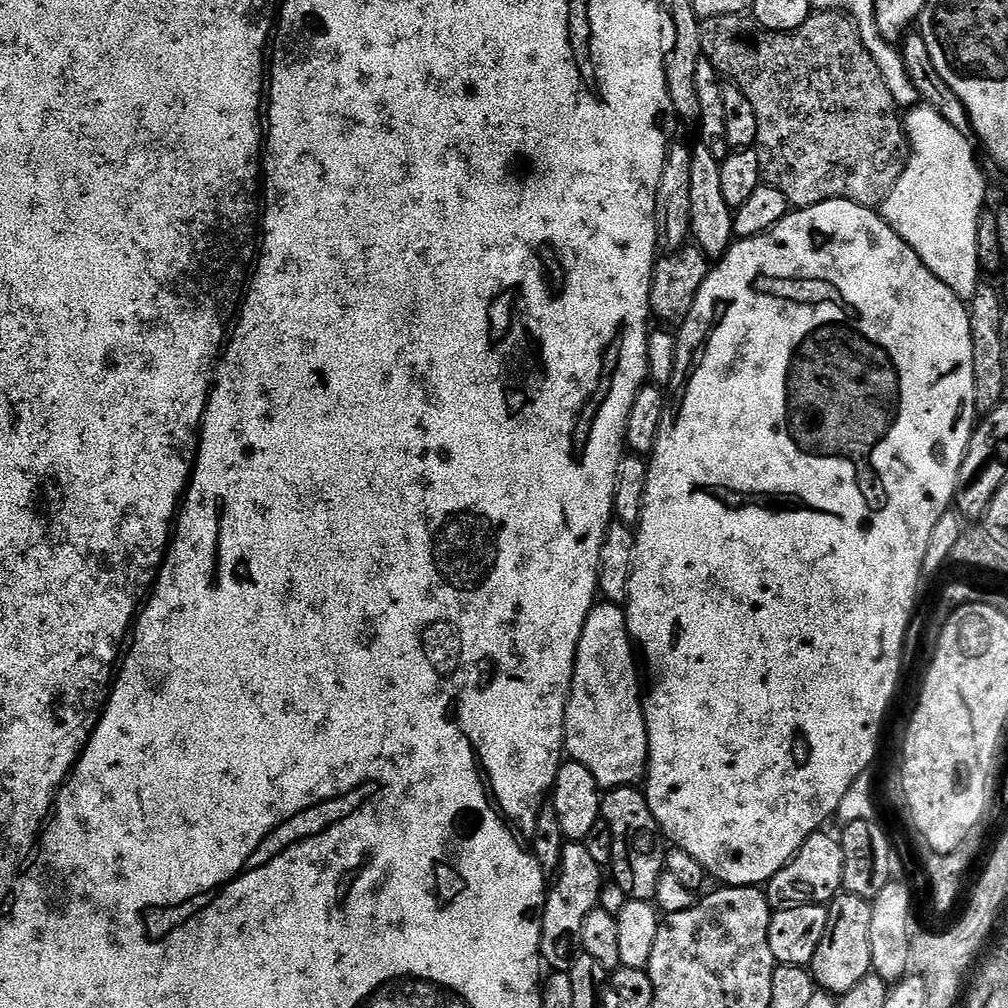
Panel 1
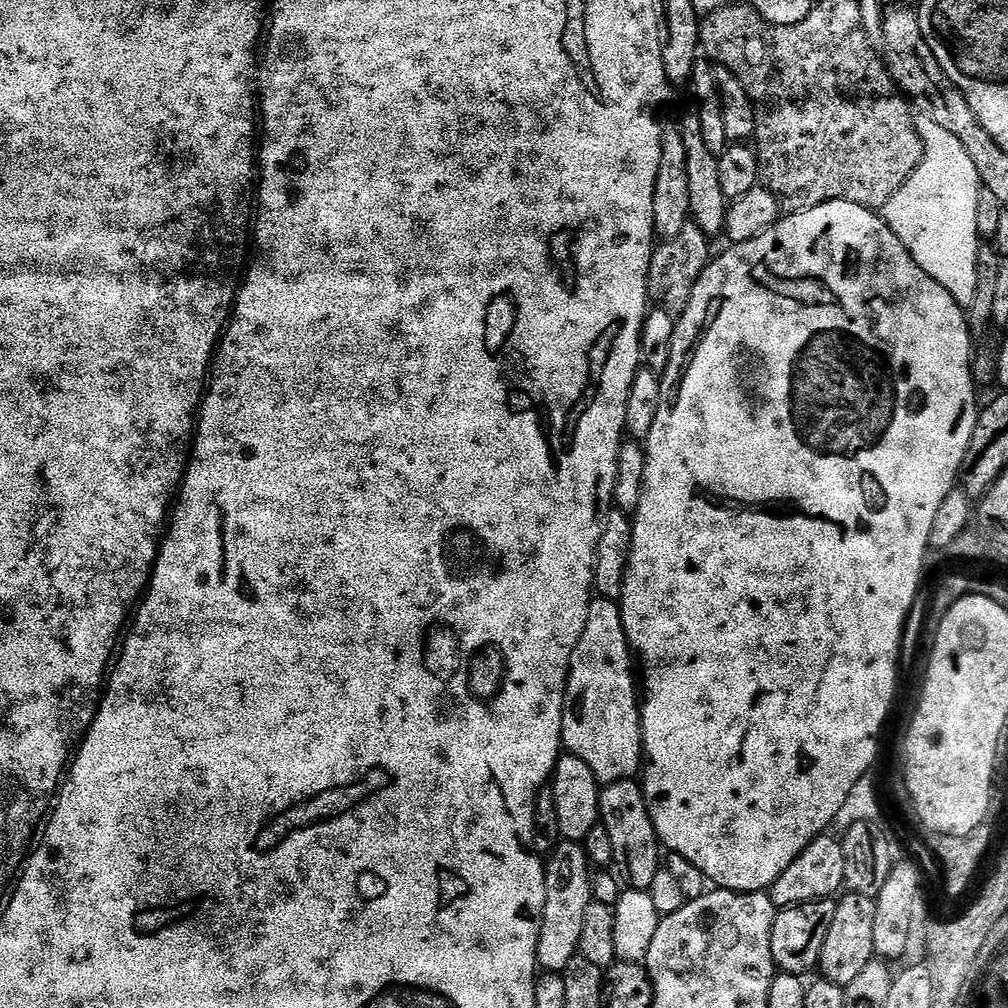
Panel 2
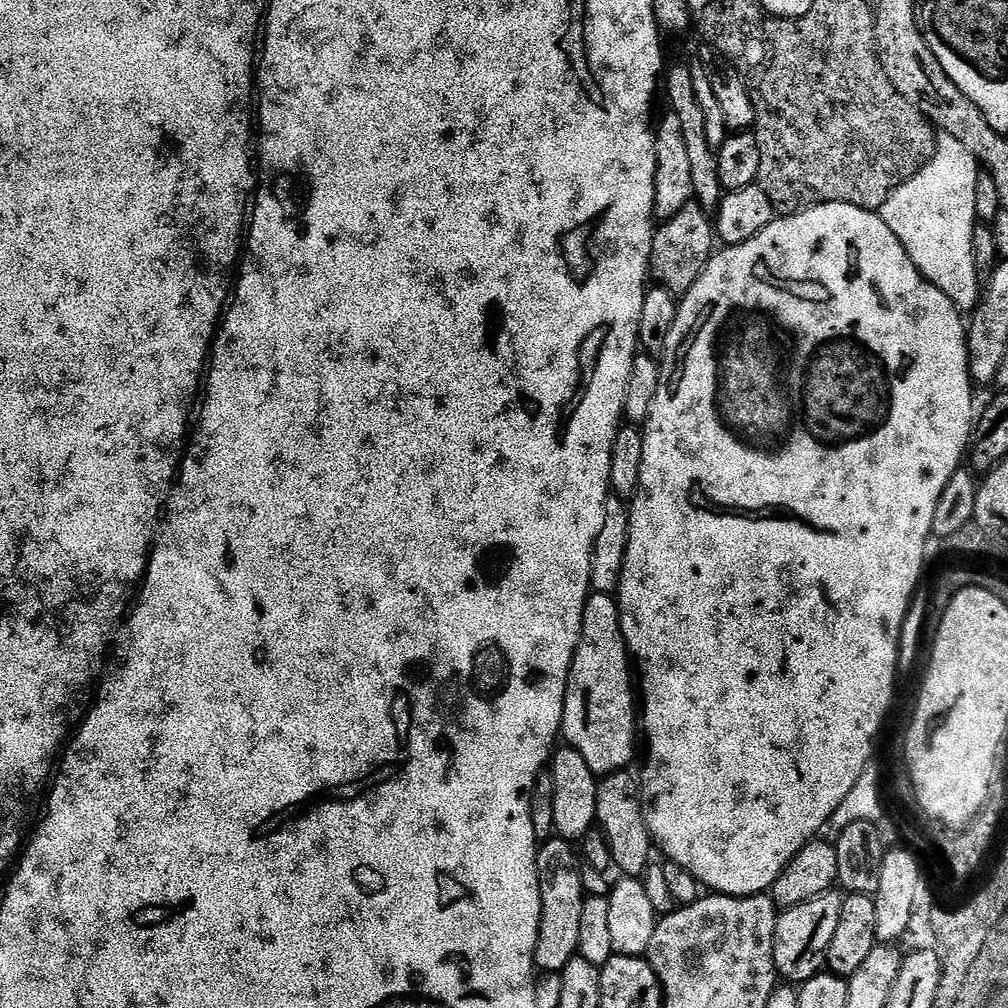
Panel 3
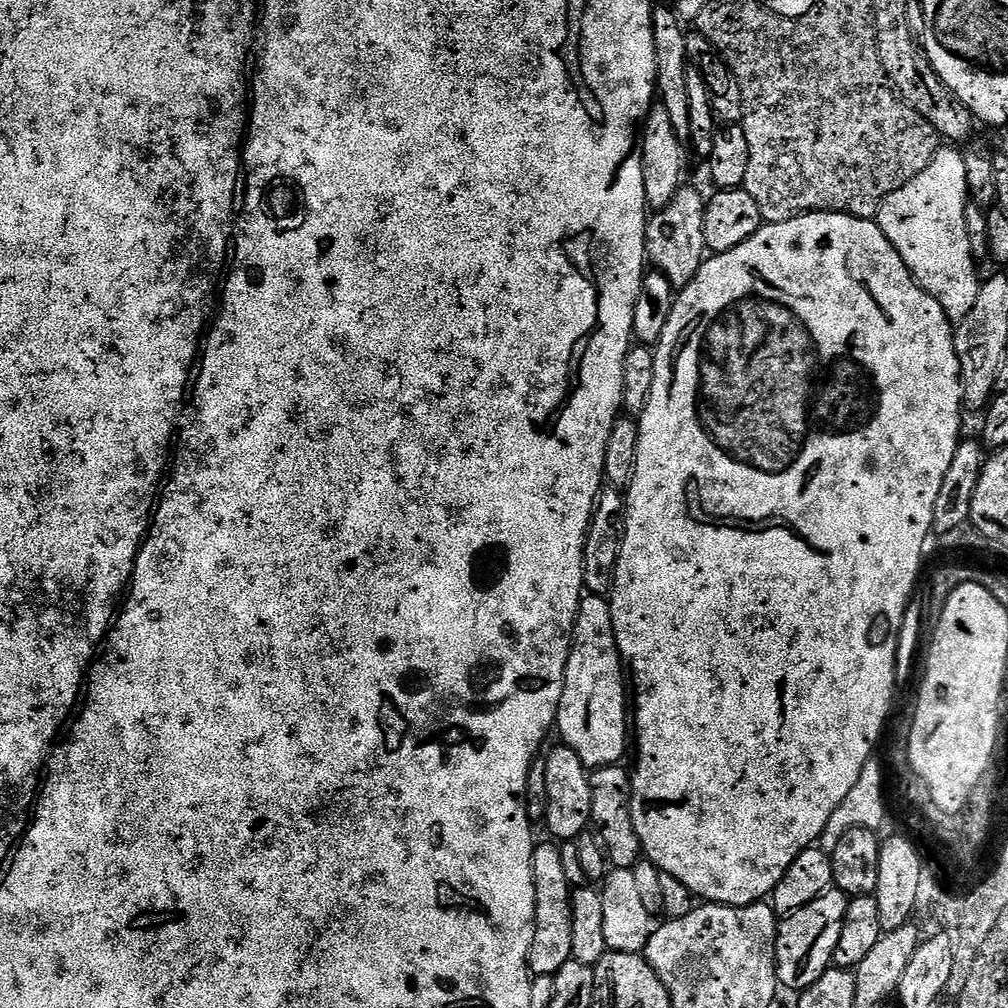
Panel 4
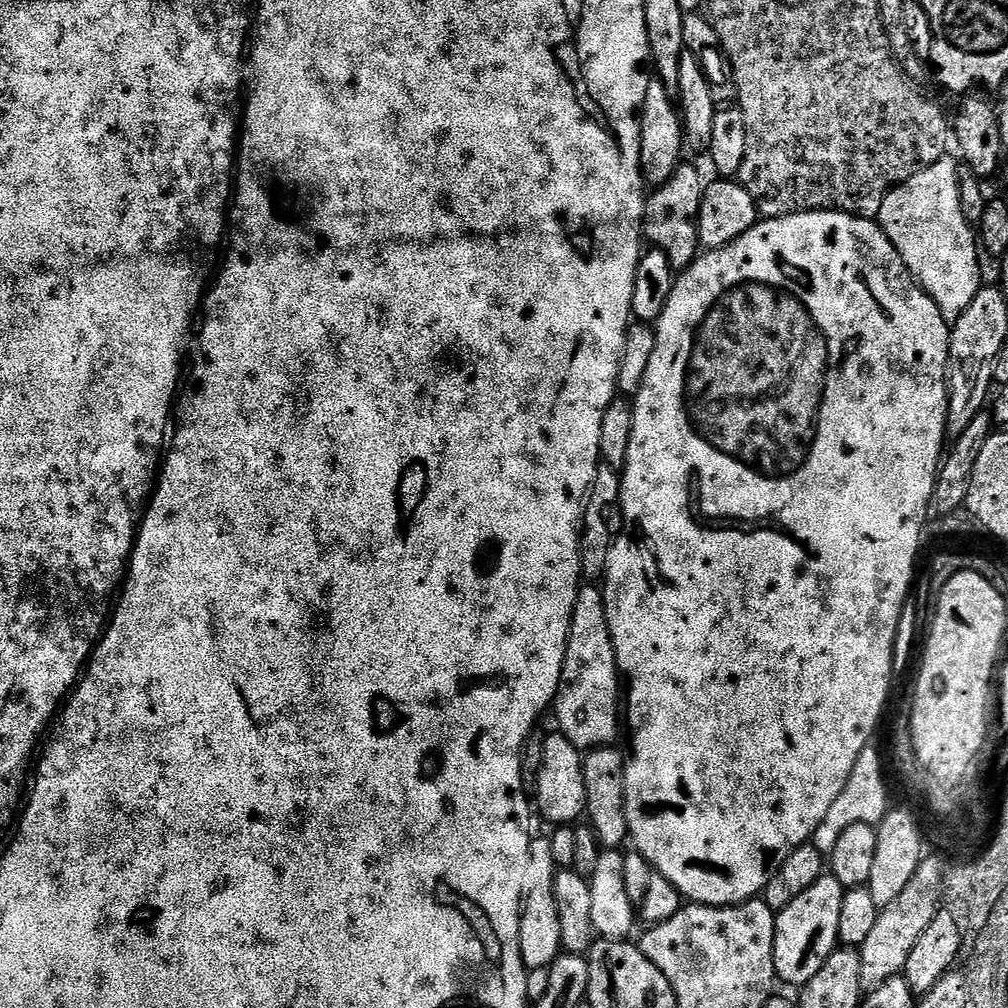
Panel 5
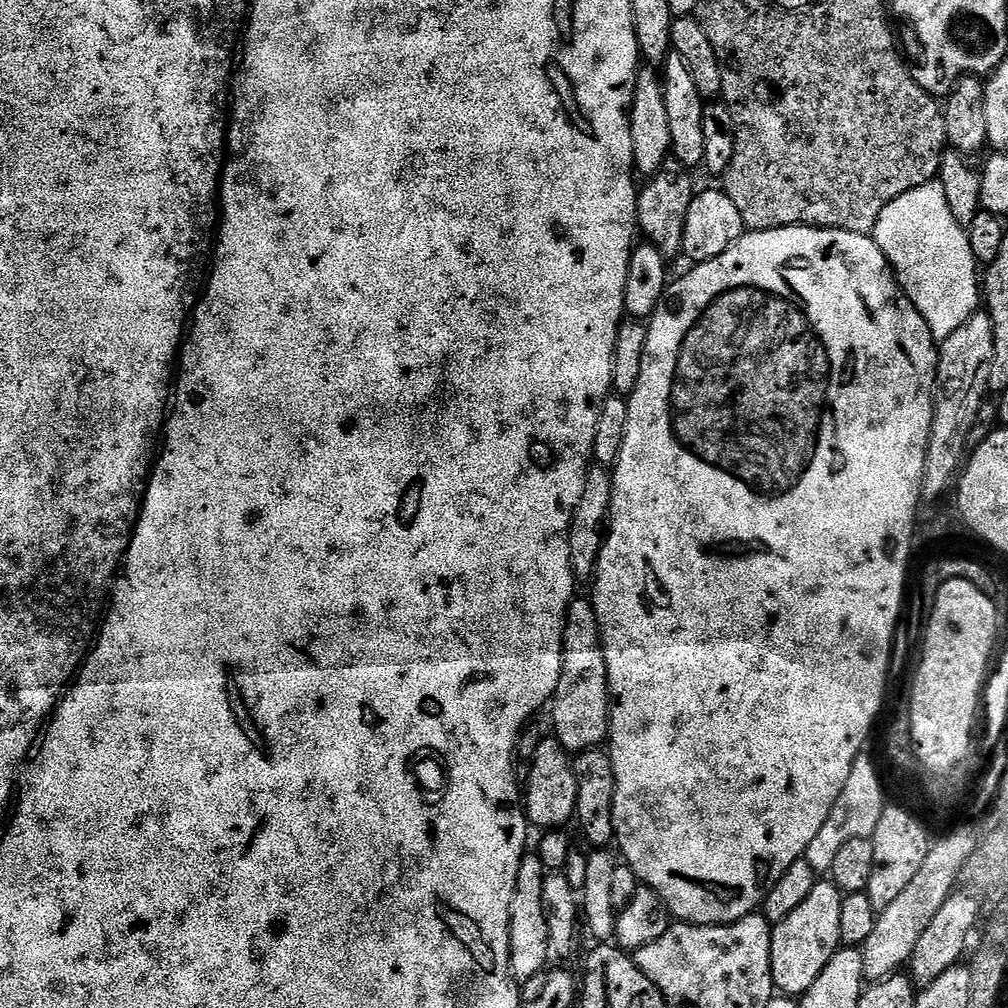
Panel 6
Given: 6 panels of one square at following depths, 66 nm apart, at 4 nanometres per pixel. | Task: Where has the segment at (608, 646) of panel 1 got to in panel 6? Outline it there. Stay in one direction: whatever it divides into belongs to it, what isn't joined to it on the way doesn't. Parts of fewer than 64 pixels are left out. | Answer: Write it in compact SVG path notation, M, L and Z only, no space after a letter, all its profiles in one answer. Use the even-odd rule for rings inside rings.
M583 598L575 601L574 607L568 614L568 627L575 630L581 628L584 633L581 636L567 637L564 645L564 669L562 670L562 678L556 687L556 694L554 697L554 705L556 704L556 712L554 711L554 728L558 733L558 739L569 753L579 754L585 750L595 749L597 746L609 739L610 725L612 723L612 706L613 701L610 699L610 685L608 683L608 663L604 657L604 649L601 641L596 640L591 636L592 631L597 631L598 615L597 610L591 603L588 604Z

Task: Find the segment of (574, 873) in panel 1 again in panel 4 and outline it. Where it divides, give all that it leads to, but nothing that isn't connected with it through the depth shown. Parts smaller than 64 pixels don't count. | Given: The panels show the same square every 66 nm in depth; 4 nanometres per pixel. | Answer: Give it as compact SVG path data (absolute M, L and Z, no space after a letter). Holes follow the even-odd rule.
M556 842L548 843L552 844L537 843L532 849L532 873L536 887L536 929L528 955L528 967L533 977L555 977L556 972L562 970L562 966L566 966L566 962L572 959L570 922L573 889L570 887L570 868L566 860L564 864L564 856L560 853L561 845Z

